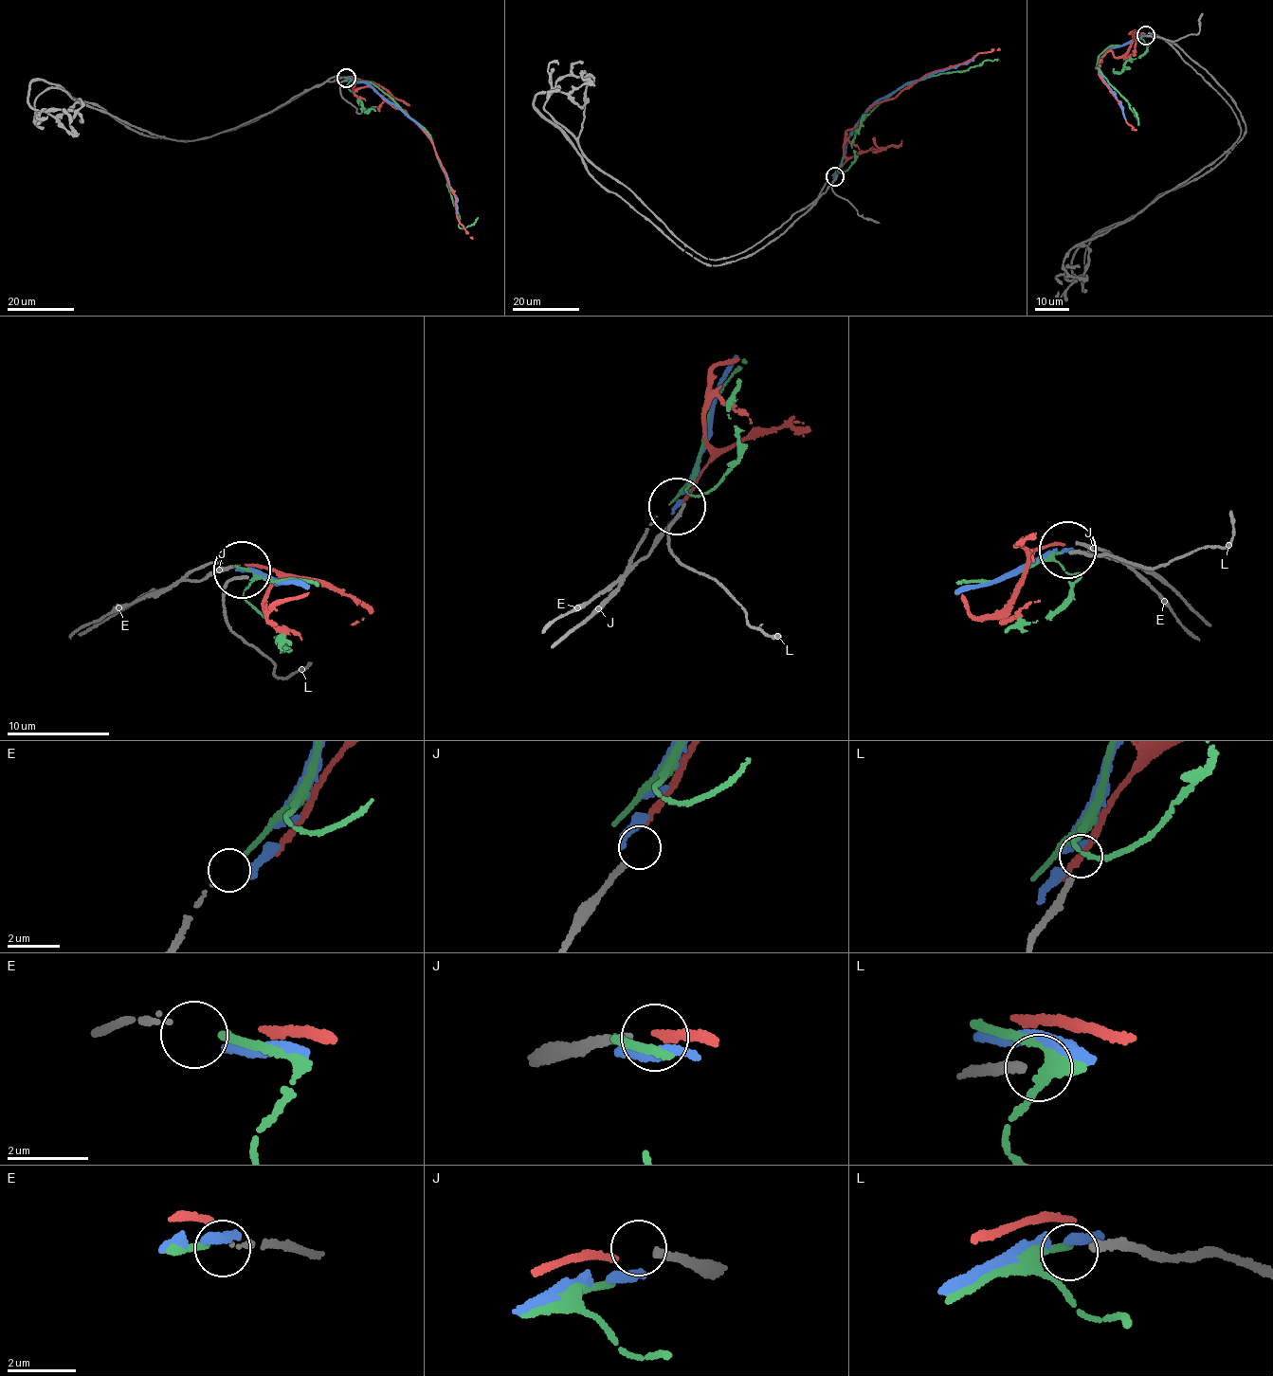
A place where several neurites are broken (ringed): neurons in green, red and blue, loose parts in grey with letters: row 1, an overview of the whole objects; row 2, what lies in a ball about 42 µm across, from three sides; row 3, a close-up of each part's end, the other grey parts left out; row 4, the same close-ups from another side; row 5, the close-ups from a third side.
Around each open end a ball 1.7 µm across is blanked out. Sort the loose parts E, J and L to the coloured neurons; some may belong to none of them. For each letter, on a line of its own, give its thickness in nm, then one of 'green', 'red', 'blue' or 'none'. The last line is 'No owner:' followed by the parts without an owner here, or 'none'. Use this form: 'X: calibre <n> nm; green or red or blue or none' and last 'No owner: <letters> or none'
E: calibre 50 nm; green
J: calibre 220 nm; none
L: calibre 220 nm; none
No owner: J, L

